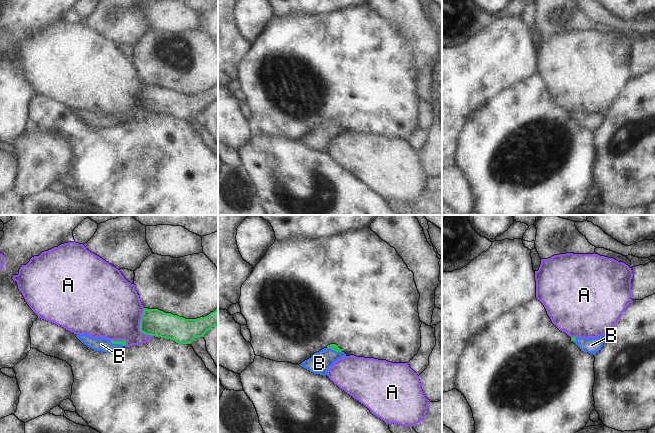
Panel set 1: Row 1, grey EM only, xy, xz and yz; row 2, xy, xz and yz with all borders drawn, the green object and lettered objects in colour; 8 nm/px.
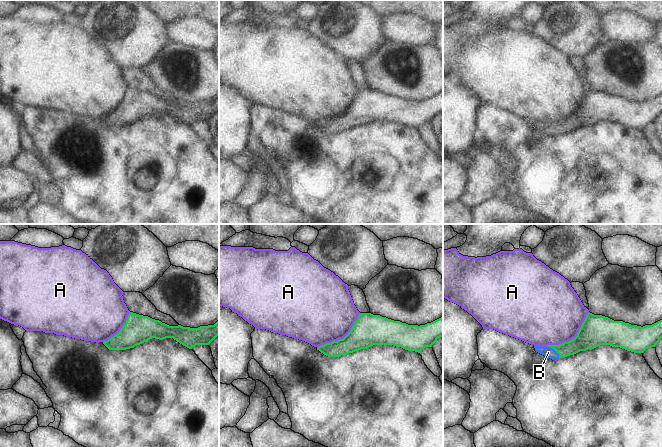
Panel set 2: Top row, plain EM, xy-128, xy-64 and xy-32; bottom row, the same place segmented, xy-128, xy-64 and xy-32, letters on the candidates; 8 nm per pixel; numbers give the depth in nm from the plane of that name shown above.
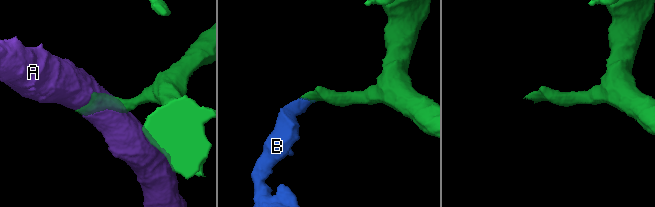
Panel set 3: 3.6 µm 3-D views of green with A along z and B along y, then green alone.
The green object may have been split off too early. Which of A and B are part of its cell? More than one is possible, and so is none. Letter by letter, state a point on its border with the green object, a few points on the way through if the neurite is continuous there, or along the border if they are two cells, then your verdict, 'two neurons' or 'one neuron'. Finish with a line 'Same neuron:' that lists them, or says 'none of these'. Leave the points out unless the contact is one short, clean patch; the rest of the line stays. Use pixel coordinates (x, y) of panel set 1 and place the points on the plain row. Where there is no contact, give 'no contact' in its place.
A: contact xy (140, 101); two neurons
B: contact xz (334, 126); way xz (334, 123), (334, 126), (319, 139); one neuron
Same neuron: B

